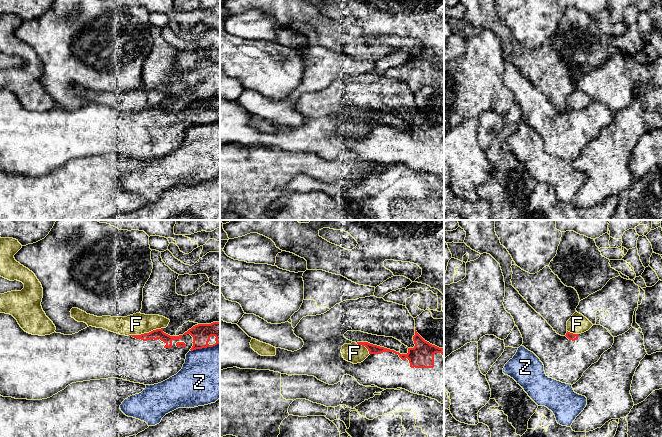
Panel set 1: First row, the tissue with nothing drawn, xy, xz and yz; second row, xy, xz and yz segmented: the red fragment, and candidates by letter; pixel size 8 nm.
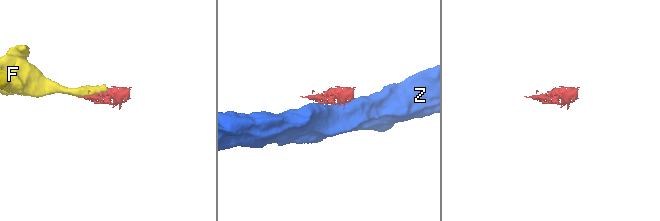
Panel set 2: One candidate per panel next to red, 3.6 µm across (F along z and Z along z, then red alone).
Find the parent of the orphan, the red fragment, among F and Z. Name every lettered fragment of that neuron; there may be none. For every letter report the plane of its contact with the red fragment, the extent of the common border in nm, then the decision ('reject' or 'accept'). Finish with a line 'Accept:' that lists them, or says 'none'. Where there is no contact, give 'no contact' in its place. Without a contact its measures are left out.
F: contact in xy; length 280 nm; reject
Z: contact in xy; length 240 nm; reject
Accept: none

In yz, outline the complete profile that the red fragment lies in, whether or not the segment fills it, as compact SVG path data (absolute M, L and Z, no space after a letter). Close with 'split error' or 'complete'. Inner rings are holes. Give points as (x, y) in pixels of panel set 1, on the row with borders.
M495 220L457 221L466 232L464 243L480 254L490 254L500 264L505 282L503 305L522 335L522 346L540 359L546 376L575 384L612 347L614 337L601 325L581 334L557 334L512 286L513 259L496 235Z; split error

